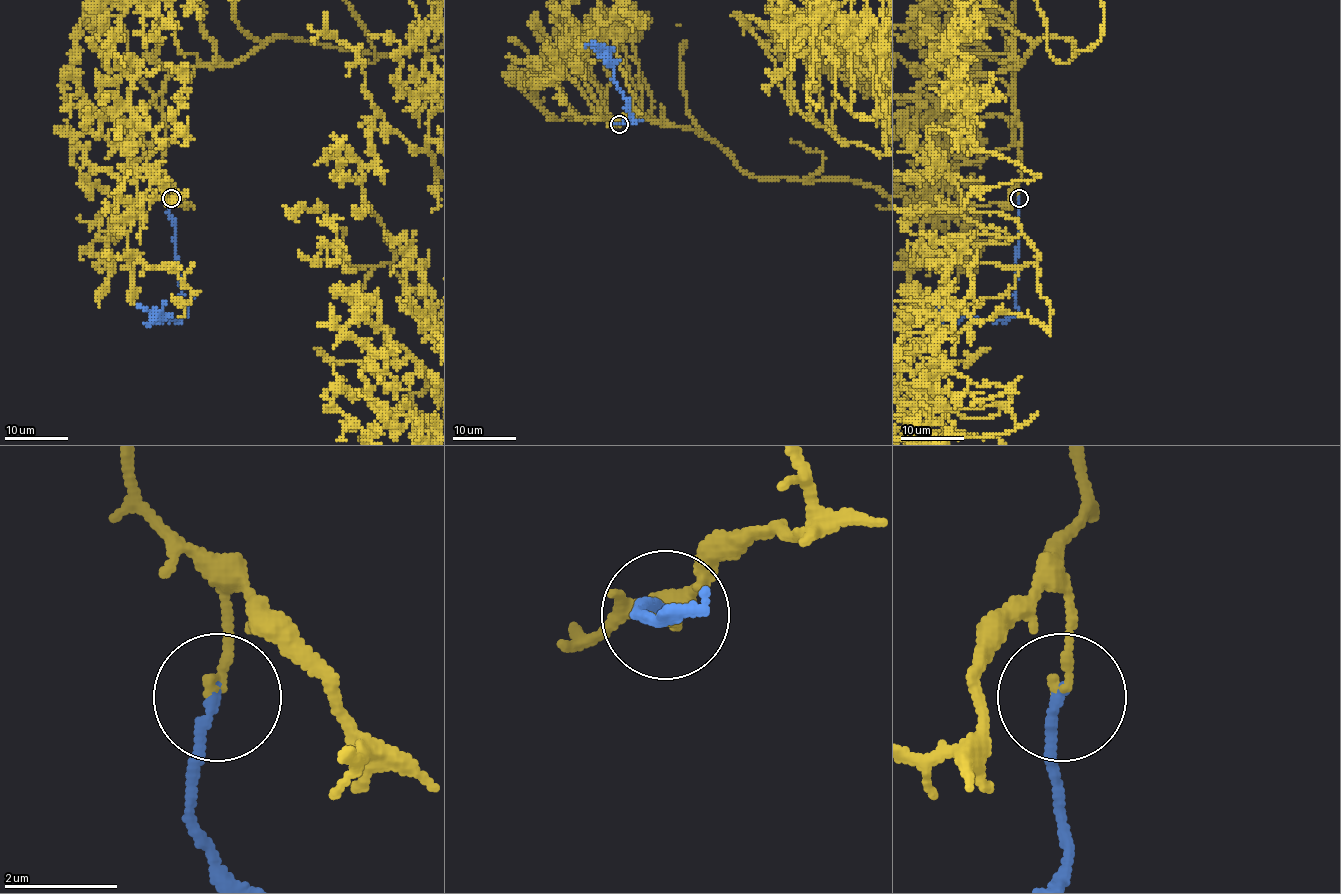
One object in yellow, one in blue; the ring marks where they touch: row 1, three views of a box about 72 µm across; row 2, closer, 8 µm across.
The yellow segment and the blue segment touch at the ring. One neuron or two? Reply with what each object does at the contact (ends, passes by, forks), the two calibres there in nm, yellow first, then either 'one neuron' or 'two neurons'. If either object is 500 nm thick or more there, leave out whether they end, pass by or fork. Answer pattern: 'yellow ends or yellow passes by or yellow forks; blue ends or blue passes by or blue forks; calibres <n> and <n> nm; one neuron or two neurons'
yellow ends; blue ends; calibres 170 and 180 nm; one neuron

